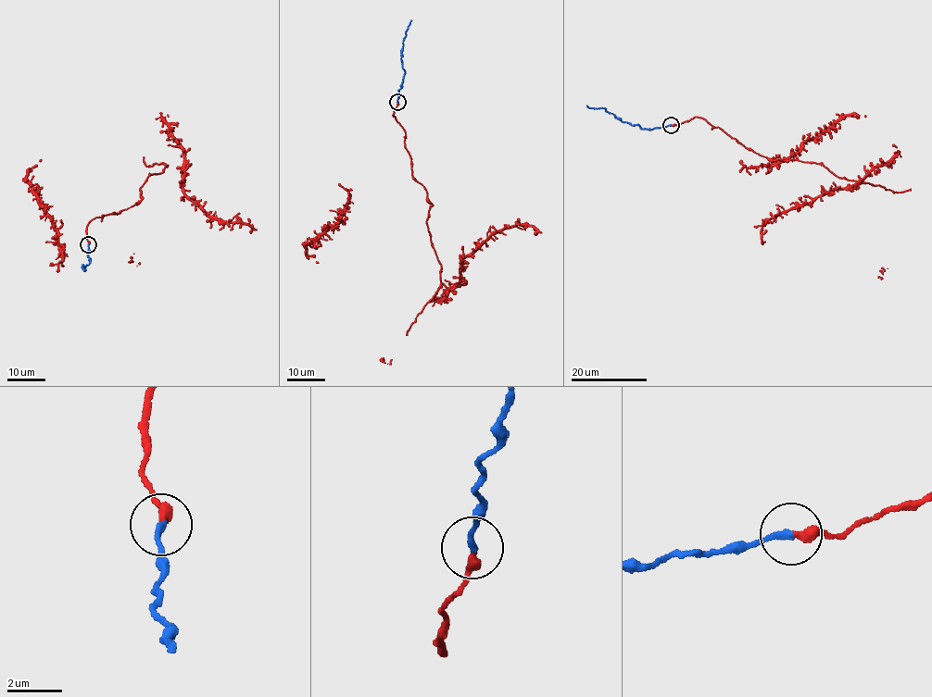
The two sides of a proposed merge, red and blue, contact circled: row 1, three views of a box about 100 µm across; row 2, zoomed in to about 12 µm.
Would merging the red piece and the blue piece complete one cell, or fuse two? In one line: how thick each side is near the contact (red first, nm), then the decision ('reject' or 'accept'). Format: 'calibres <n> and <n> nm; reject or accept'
calibres 340 and 240 nm; accept

